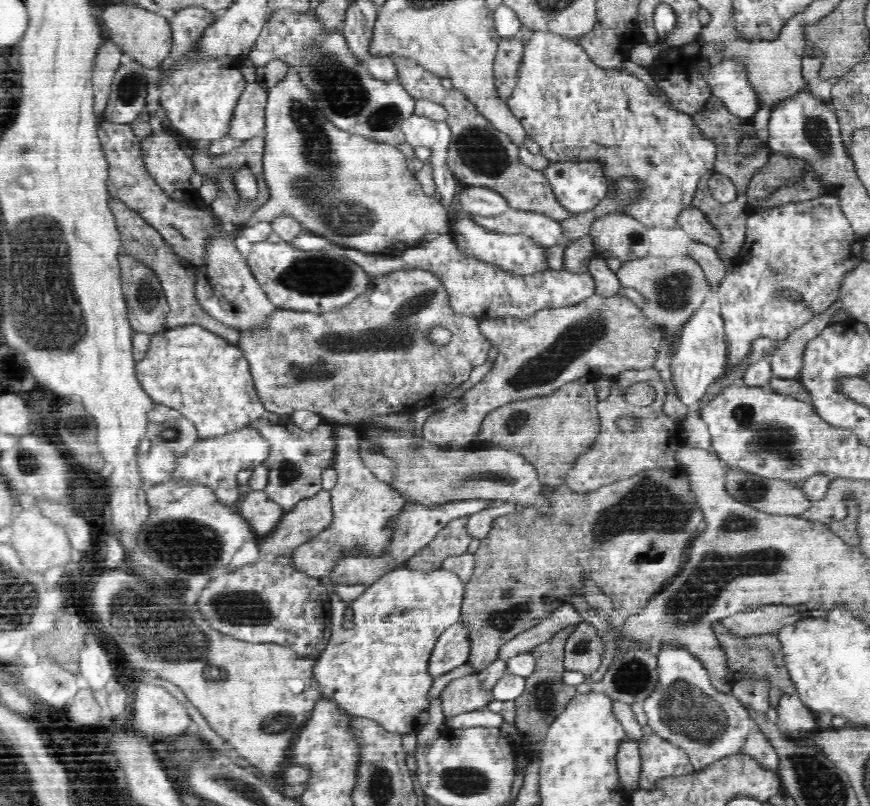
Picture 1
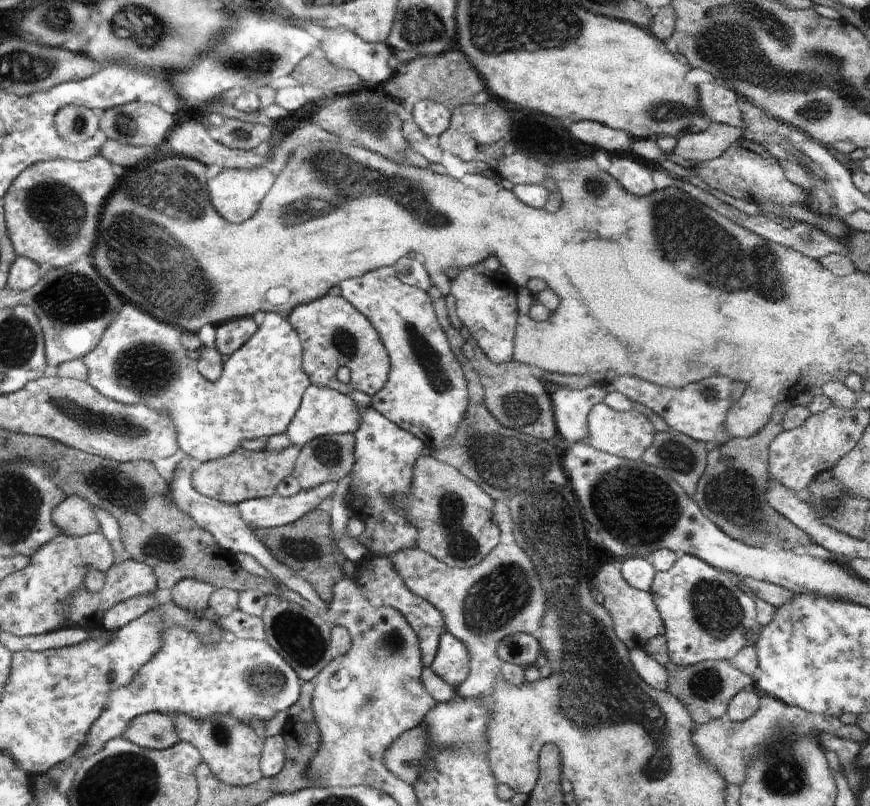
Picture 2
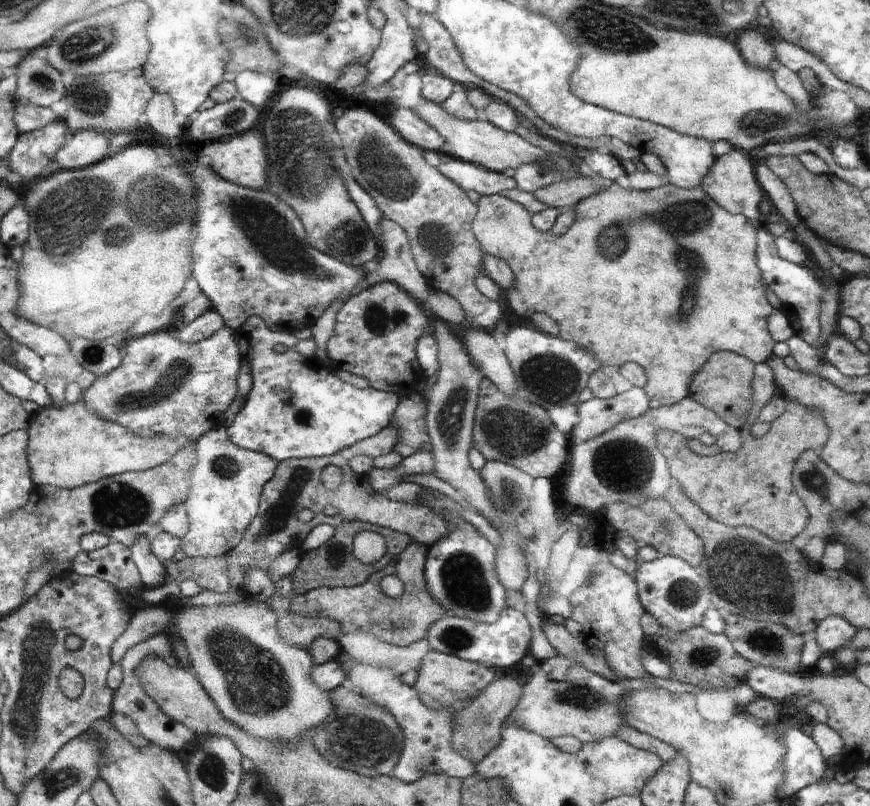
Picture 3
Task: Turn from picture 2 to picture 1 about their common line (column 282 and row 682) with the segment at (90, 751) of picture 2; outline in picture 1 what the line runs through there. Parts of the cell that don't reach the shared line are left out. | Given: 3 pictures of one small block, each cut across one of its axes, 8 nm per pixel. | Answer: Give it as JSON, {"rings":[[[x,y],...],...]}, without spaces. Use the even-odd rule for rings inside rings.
{"rings":[[[664,644],[657,652],[659,684],[656,690],[643,702],[648,725],[658,736],[678,745],[688,756],[696,770],[710,767],[712,764],[741,752],[745,740],[750,734],[750,713],[742,706],[741,701],[731,693],[718,691],[710,682],[709,672],[700,659],[683,650],[676,644]]]}

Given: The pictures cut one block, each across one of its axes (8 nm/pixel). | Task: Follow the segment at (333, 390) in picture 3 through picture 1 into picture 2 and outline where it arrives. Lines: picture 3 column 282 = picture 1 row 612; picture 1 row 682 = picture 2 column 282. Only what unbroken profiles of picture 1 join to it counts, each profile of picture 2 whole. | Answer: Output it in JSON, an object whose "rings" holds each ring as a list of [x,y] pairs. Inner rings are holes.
{"rings":[[[124,302],[122,306],[124,308],[120,308],[110,324],[100,347],[83,359],[91,371],[89,382],[98,391],[117,402],[145,405],[169,415],[176,422],[181,449],[187,455],[194,456],[197,463],[230,456],[243,448],[244,440],[268,439],[287,433],[311,380],[303,370],[302,340],[295,328],[287,322],[286,316],[278,312],[266,312],[264,322],[260,324],[251,341],[226,359],[224,377],[220,381],[211,382],[201,374],[197,360],[188,354],[185,347],[180,346],[180,327],[150,316],[132,302]]]}

